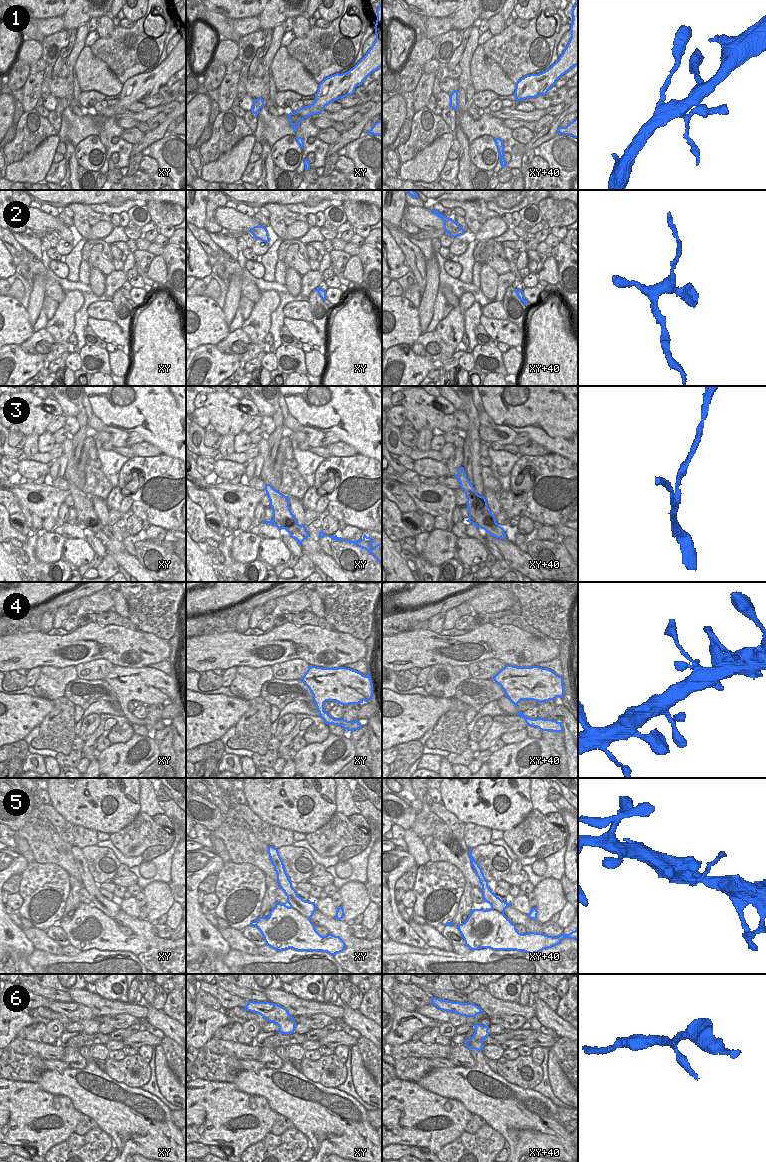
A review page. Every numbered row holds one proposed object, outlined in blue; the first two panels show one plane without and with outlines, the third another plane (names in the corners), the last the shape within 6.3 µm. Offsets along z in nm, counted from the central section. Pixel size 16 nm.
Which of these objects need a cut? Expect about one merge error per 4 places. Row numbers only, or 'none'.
1, 3

